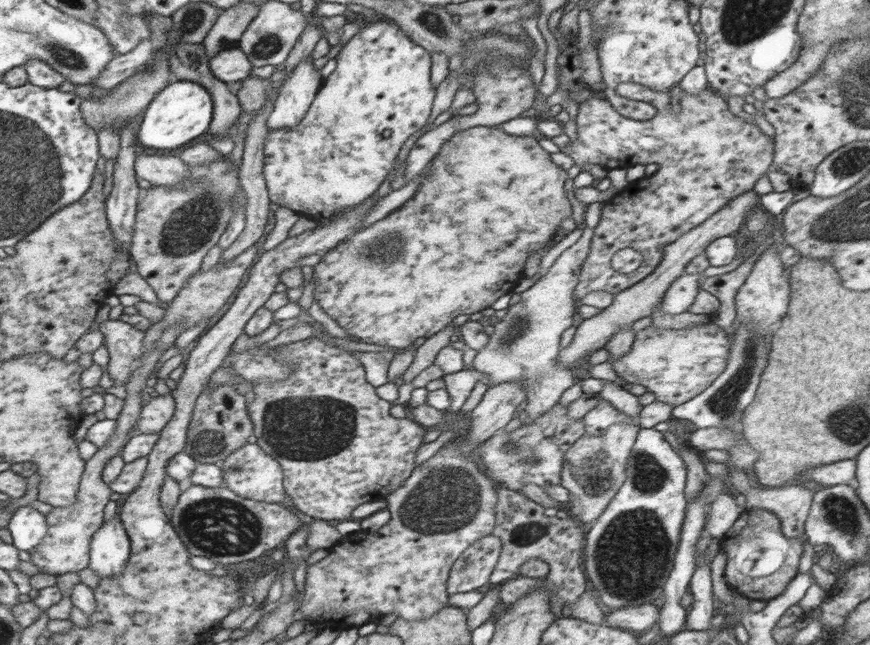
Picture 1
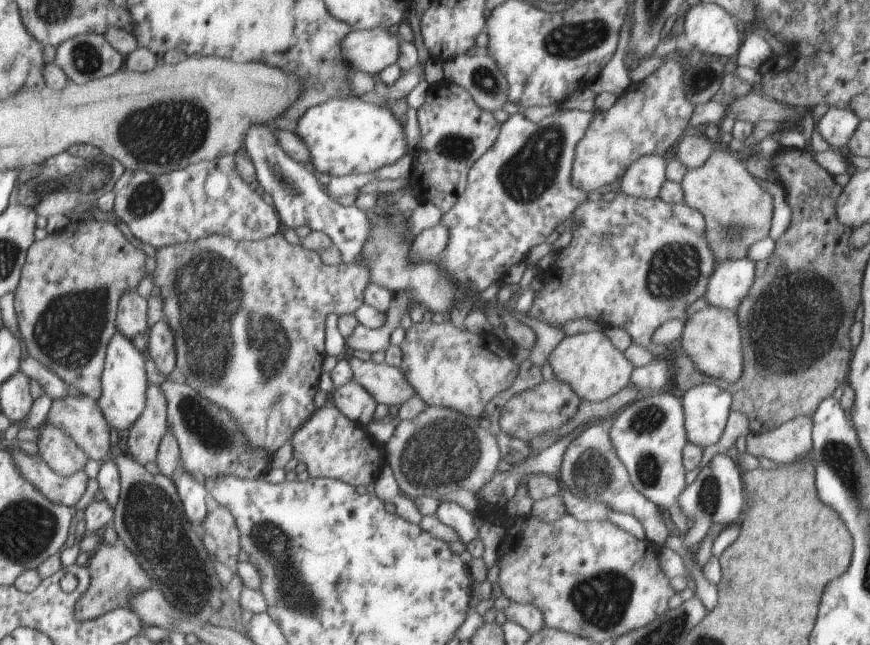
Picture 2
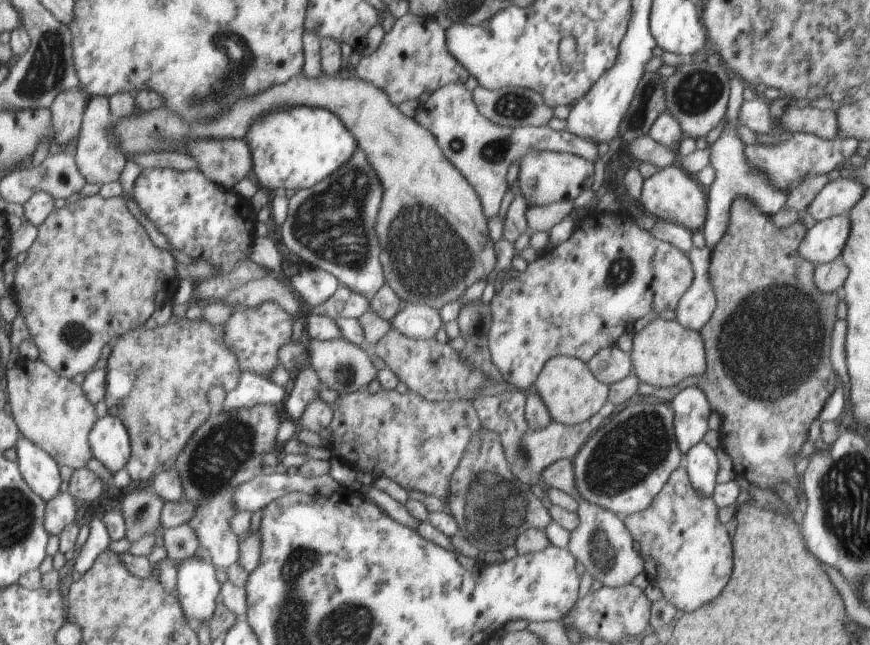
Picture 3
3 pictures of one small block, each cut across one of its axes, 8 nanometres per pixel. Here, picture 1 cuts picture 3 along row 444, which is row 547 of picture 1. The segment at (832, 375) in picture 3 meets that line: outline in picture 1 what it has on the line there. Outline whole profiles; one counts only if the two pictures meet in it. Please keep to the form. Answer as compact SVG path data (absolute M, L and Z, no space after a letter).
M746 509L720 541L727 556L725 579L731 590L750 599L767 602L784 593L790 581L798 574L804 552L802 537L784 537L781 519L769 510Z

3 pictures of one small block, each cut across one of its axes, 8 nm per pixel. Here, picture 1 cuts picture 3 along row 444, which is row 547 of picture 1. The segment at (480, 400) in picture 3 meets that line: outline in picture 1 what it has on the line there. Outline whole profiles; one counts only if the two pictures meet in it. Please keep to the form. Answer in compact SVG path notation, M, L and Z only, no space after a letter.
M497 485L497 495L493 535L500 538L502 548L489 582L498 586L519 576L520 566L528 560L540 559L550 566L546 581L556 587L555 594L562 607L578 603L580 596L589 588L583 558L588 526L573 516L560 519L544 515L545 508L522 492L508 491L504 486Z

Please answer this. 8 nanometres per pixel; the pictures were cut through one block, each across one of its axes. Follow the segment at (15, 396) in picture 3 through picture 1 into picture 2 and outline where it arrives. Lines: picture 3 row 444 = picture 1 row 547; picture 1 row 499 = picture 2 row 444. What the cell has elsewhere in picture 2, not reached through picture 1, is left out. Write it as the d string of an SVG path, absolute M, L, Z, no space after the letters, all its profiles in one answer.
M84 394L52 400L46 422L60 426L87 453L89 459L103 460L110 450L110 429L97 400Z

